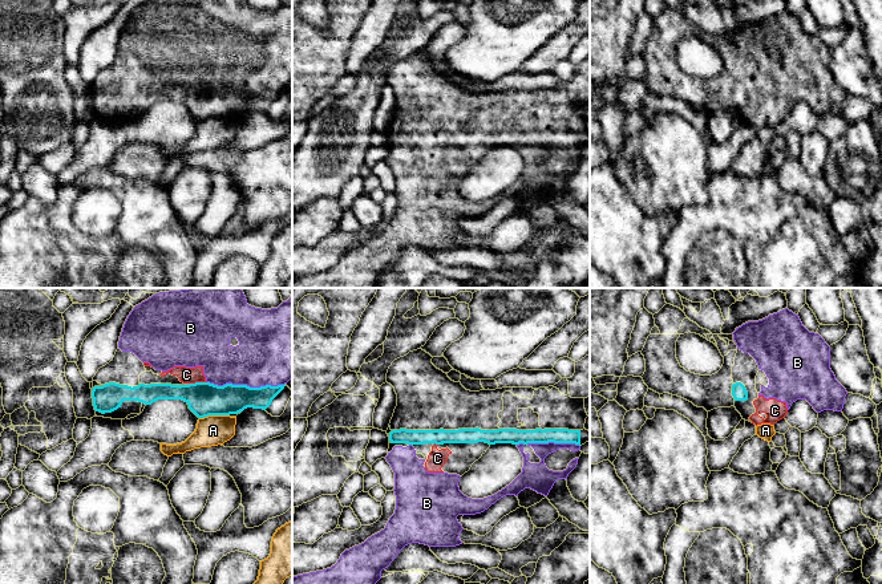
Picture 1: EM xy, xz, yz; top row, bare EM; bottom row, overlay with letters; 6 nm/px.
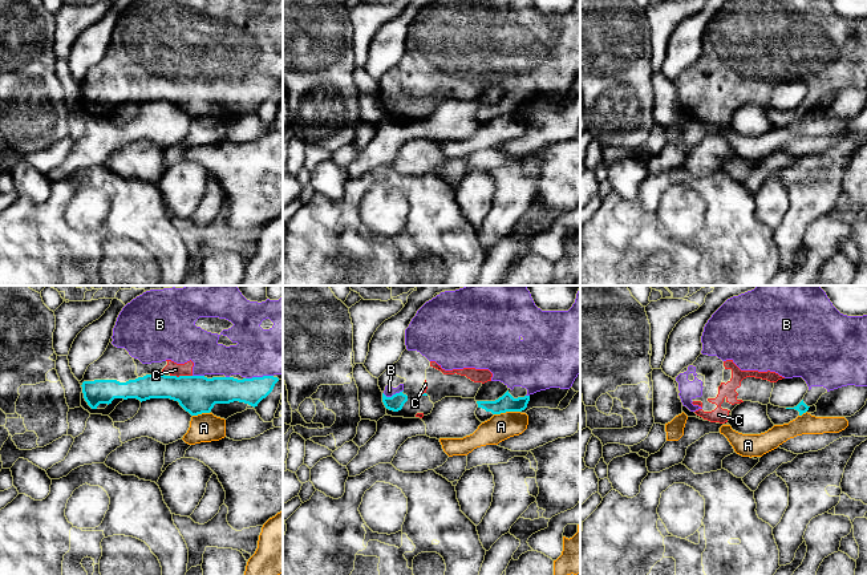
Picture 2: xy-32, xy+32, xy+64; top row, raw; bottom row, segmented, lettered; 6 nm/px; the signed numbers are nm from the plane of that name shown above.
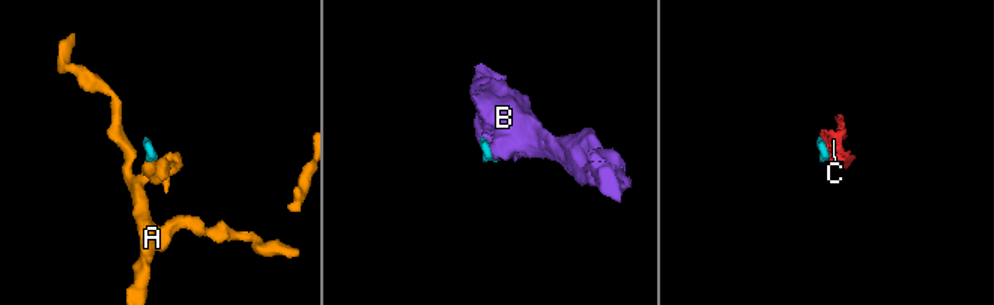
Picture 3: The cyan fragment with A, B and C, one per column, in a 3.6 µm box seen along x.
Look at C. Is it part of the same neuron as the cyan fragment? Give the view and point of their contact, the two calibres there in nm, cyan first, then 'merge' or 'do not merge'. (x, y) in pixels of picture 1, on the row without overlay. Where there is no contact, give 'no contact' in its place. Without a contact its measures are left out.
contact xy (197, 85); calibres 200 and 100 nm; merge

